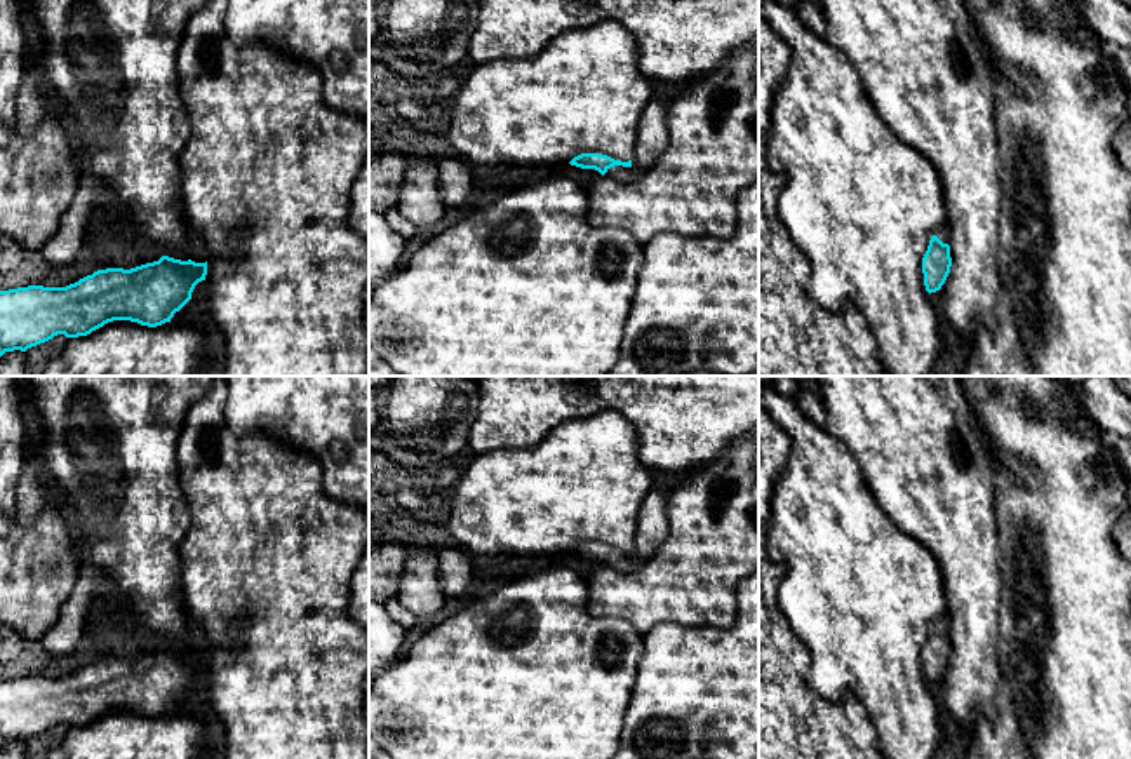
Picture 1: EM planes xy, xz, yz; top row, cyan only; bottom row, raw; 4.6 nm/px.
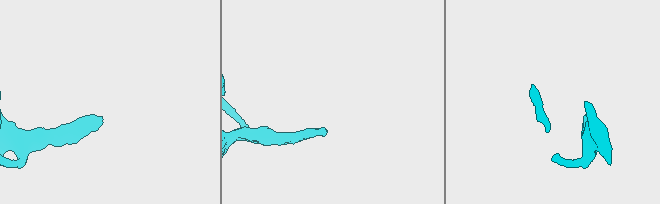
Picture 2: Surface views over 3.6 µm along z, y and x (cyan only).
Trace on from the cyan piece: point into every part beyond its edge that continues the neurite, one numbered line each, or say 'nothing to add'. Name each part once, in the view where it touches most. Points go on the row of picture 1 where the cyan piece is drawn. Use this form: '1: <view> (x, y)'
1: xz (651, 143)

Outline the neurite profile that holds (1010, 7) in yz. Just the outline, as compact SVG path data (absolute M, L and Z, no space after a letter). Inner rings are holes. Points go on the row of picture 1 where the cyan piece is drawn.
M1006 0L1006 2L1002 2L1002 9L1007 14L1021 19L1025 24L1028 24L1032 28L1041 28L1035 14L1028 12L1025 7L1021 7L1021 5L1014 3L1014 2Z

